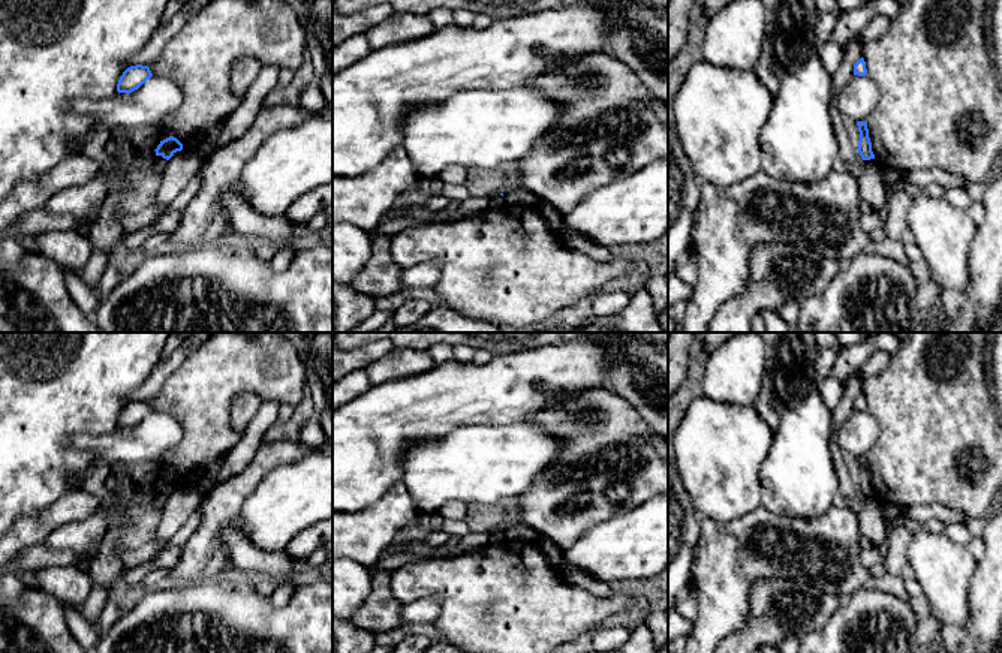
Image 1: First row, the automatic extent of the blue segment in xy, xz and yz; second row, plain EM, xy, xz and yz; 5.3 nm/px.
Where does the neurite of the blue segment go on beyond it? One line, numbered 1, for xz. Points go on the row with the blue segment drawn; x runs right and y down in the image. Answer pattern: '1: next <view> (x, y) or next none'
1: next none

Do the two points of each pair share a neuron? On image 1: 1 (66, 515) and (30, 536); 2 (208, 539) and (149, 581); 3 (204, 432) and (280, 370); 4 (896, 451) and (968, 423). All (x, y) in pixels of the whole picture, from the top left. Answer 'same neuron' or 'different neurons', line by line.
1: same neuron
2: different neurons
3: same neuron
4: same neuron

